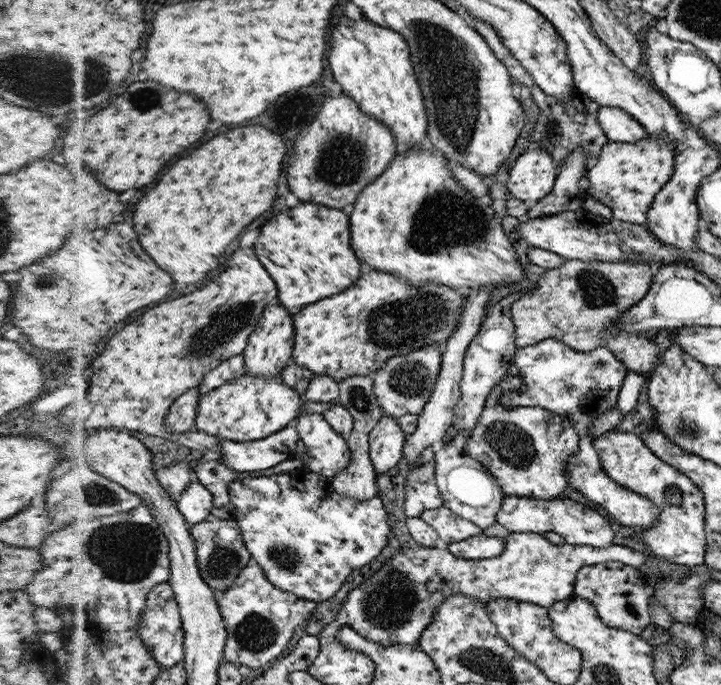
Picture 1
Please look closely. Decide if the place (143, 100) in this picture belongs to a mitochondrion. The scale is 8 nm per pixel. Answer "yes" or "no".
yes

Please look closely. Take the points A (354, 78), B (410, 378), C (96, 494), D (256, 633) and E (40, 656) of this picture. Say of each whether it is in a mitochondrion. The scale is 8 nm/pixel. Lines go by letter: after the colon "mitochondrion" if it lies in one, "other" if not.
A: other
B: mitochondrion
C: mitochondrion
D: mitochondrion
E: other

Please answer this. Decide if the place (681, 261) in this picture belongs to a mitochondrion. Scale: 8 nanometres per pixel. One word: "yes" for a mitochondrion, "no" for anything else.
no

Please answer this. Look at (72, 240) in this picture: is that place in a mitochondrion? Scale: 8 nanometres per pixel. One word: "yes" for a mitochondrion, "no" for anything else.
no

